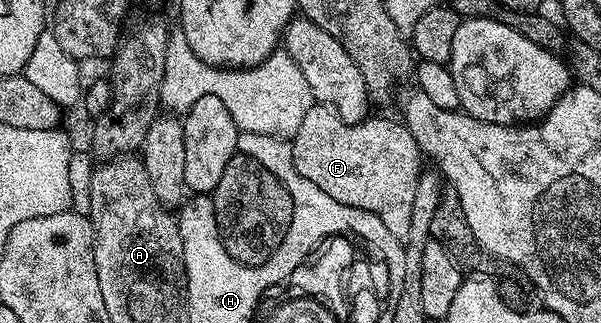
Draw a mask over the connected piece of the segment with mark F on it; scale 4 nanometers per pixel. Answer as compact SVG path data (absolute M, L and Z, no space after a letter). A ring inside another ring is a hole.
M316 102L290 146L297 174L309 178L337 202L377 214L388 237L403 242L412 221L421 153L407 125L395 120L368 118L360 124L347 124L326 104Z

